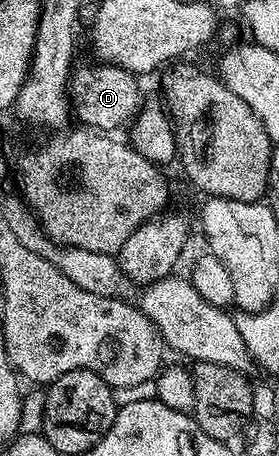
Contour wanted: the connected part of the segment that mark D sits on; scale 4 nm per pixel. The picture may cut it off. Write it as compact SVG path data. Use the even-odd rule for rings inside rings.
M98 65L99 67L83 67L74 72L71 77L71 81L69 84L69 103L70 106L73 108L73 115L80 119L82 126L87 129L94 129L96 132L99 133L119 133L115 131L119 131L124 127L124 129L130 128L132 126L133 120L136 115L139 114L140 111L143 110L145 106L145 100L143 100L143 91L139 88L140 80L133 74L132 71L126 71L125 69L121 69L120 67L112 67L110 65Z

